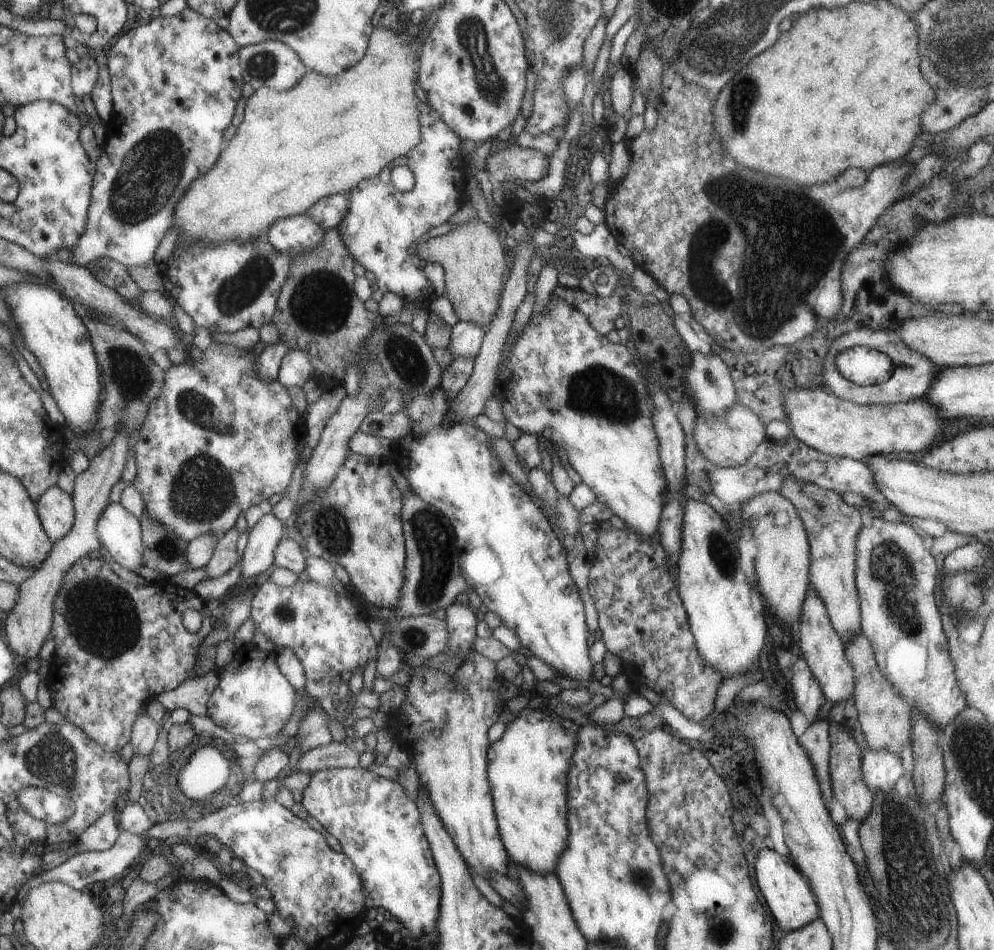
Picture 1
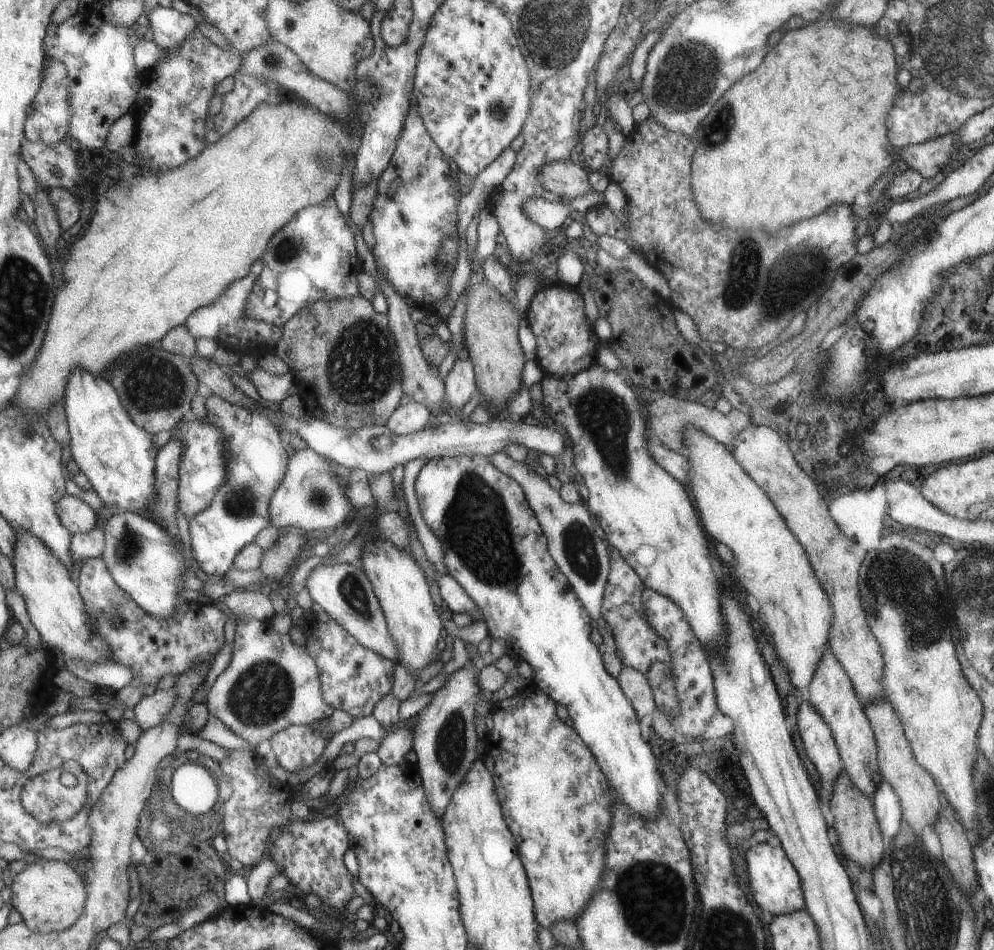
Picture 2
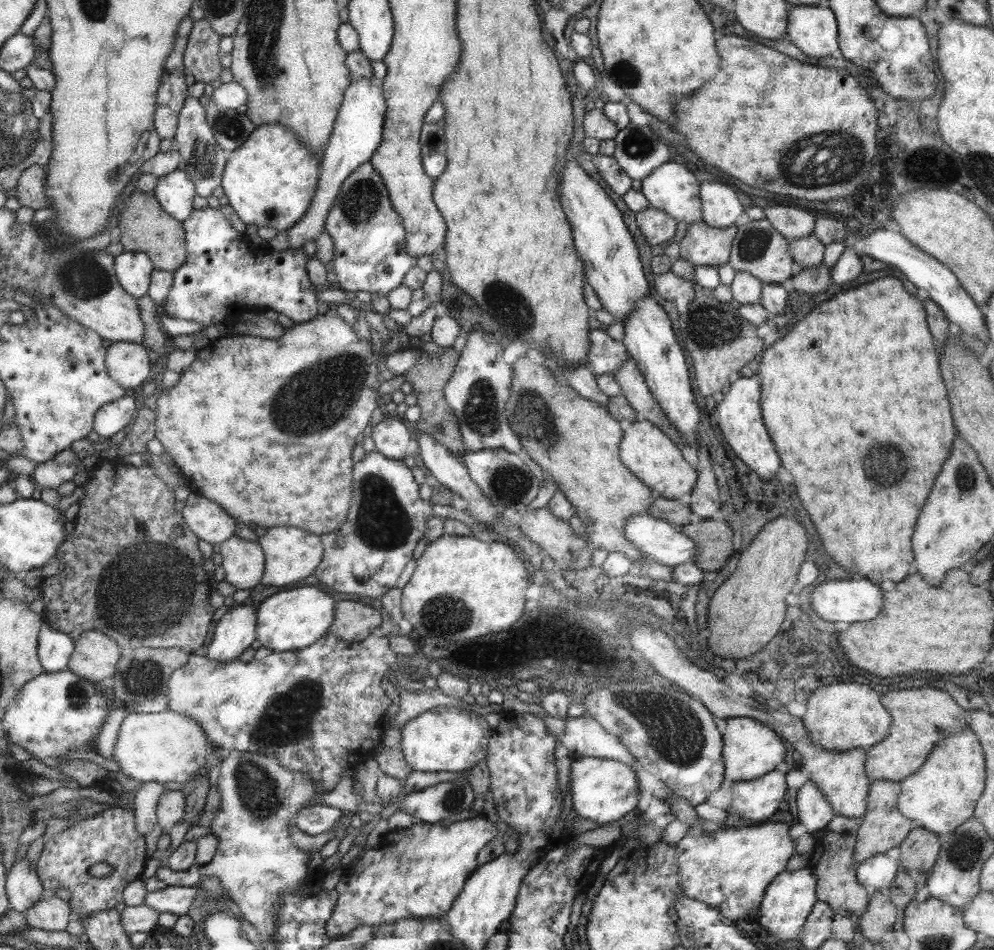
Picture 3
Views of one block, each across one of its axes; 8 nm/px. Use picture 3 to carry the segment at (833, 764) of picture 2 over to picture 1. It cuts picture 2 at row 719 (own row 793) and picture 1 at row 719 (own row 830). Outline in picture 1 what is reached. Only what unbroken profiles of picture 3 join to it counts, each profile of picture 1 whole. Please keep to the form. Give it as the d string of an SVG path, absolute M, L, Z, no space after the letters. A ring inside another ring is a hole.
M798 656L791 665L792 676L788 691L793 693L793 700L799 712L812 723L818 718L819 708L825 702L824 691L813 676L811 668L805 659Z

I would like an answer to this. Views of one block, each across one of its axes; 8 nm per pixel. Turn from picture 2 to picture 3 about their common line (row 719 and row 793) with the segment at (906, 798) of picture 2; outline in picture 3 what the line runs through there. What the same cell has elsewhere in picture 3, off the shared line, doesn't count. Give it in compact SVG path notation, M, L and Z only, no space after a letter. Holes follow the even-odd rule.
M877 780L871 782L868 788L867 811L863 822L856 831L856 845L854 859L857 865L873 856L884 854L889 849L897 847L908 836L908 832L915 826L911 820L903 816L897 808L900 795L899 781Z

